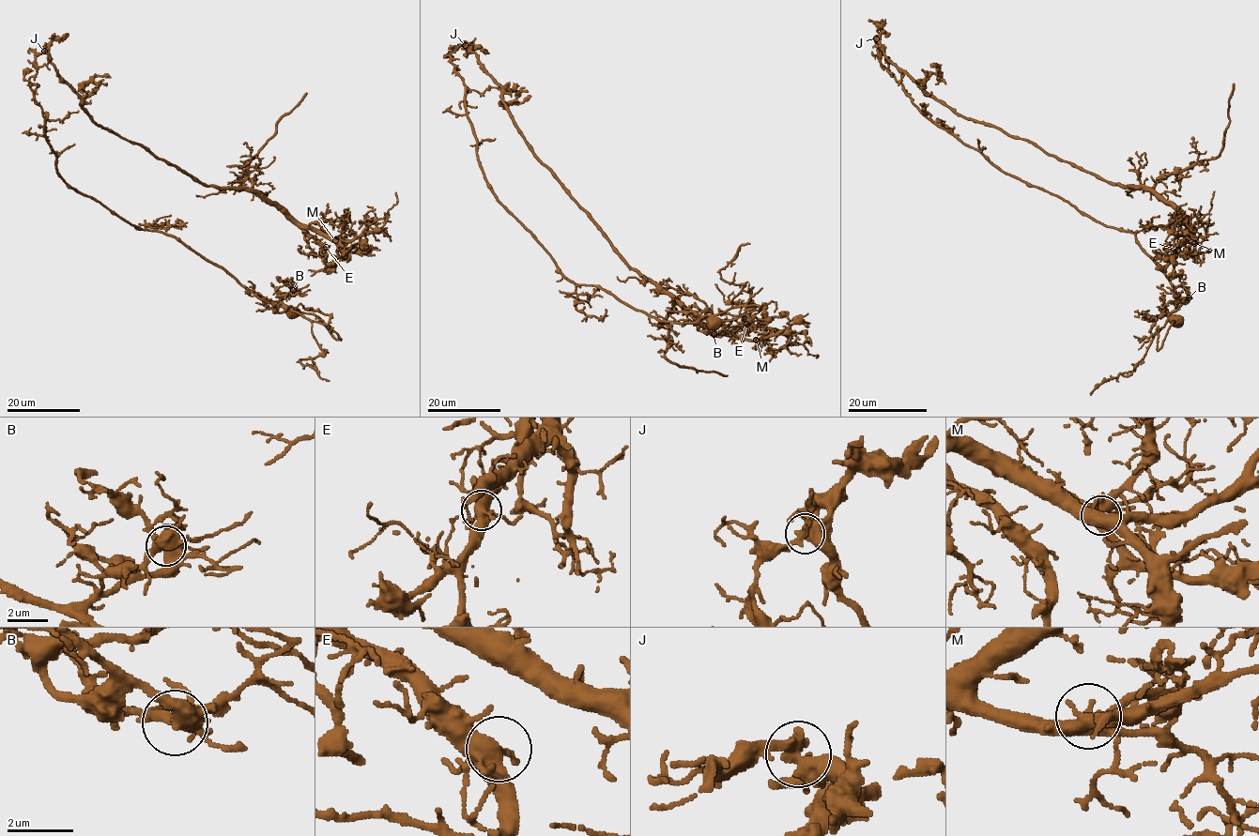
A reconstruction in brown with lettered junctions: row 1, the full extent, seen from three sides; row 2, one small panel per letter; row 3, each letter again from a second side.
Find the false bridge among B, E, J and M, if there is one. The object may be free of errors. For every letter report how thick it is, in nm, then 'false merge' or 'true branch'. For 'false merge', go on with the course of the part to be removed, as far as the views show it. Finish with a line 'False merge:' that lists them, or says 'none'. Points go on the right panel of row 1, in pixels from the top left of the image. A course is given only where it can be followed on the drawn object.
B: 400 nm | true branch
E: 420 nm | true branch
J: 440 nm | false merge | (877, 38), (879, 61), (921, 112), (1003, 170), (1134, 234), (1163, 271), (1175, 309), (1133, 371), (1090, 394)
M: 440 nm | true branch
False merge: J

